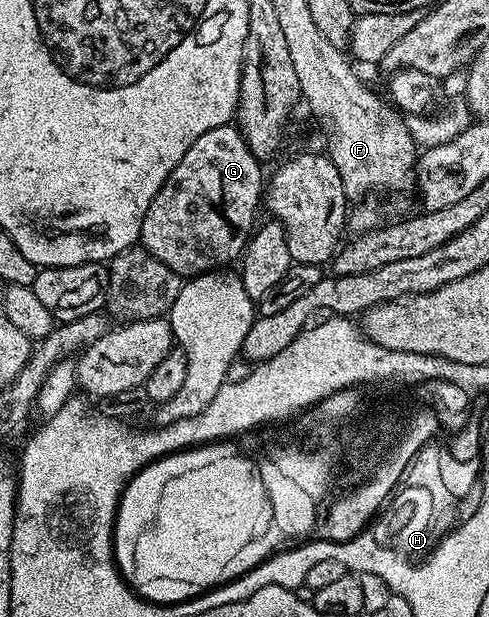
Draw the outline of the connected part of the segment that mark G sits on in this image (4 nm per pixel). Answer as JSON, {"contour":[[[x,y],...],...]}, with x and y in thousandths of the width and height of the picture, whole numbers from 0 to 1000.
{"contour":[[[485,203],[417,214],[303,331],[288,397],[380,454],[485,426],[524,371],[519,345],[540,321],[540,282],[536,288],[528,269],[530,256],[511,245]]]}

